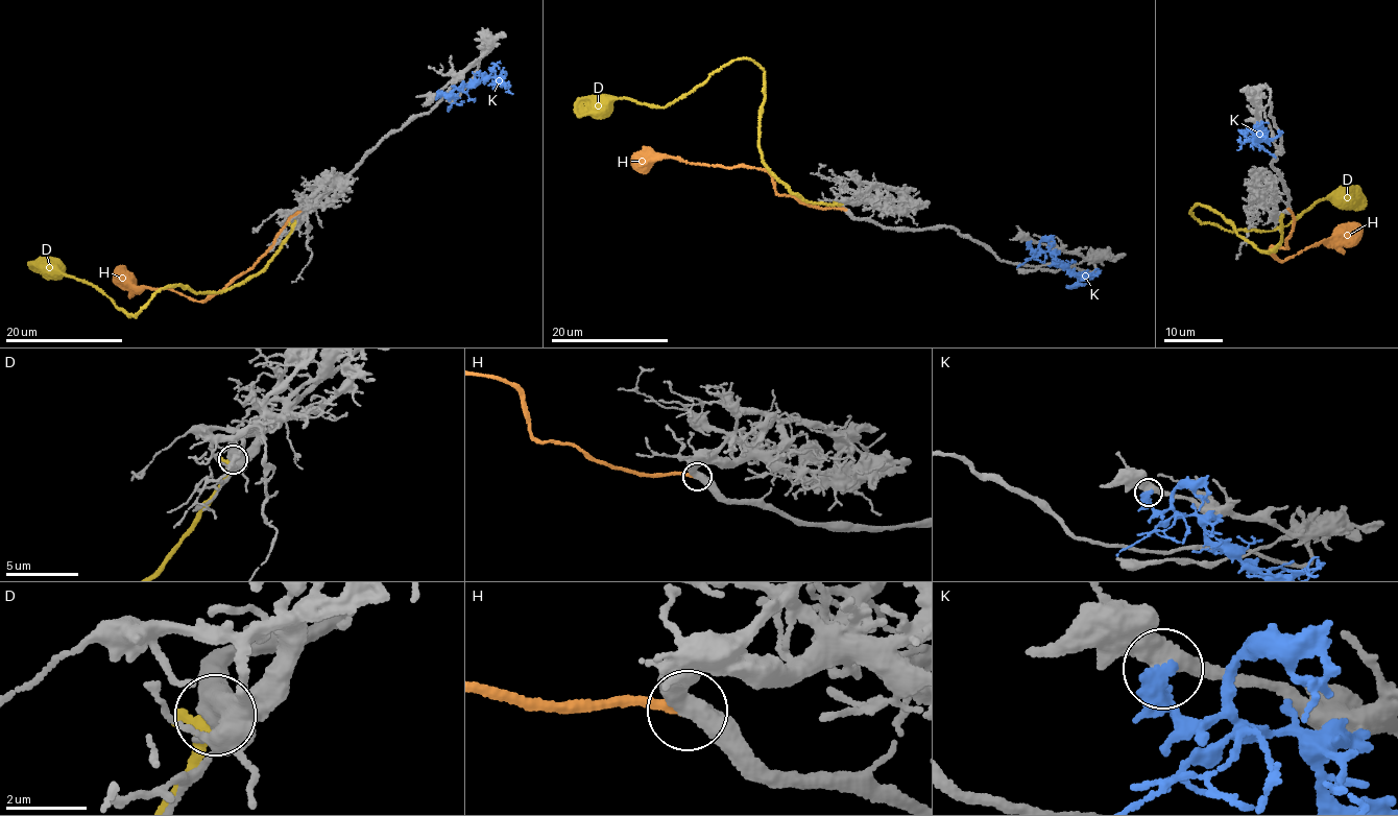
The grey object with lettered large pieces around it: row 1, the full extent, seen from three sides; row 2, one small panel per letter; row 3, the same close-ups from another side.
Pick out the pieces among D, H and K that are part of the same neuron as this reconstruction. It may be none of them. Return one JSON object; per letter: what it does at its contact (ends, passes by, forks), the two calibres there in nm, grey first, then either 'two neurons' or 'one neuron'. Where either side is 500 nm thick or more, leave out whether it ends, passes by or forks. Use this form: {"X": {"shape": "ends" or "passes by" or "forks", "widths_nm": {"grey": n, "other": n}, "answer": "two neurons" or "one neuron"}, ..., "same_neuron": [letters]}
{"D": {"shape": "ends", "widths_nm": {"grey": 440, "other": 400}, "answer": "two neurons"}, "H": {"shape": "ends", "widths_nm": {"grey": 400, "other": 280}, "answer": "one neuron"}, "K": {"widths_nm": {"grey": 500, "other": 280}, "answer": "two neurons"}, "same_neuron": ["H"]}

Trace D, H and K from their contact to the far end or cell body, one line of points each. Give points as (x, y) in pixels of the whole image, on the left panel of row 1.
D: (294, 222), (271, 261), (241, 284), (215, 293), (162, 288), (128, 316), (92, 284), (43, 265), (35, 271)
H: (297, 212), (255, 266), (203, 300), (188, 298), (161, 287), (151, 289), (122, 282), (116, 271)
K: (437, 96), (449, 95), (455, 90), (493, 77), (506, 84), (512, 94)

